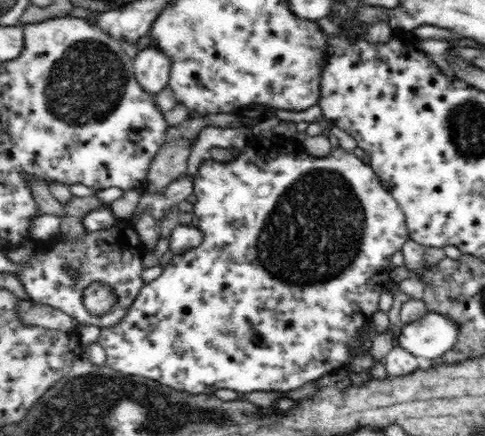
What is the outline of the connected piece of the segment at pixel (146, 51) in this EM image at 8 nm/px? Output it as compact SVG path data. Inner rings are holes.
M153 44L138 51L133 58L133 69L138 84L148 94L158 94L167 87L171 60Z

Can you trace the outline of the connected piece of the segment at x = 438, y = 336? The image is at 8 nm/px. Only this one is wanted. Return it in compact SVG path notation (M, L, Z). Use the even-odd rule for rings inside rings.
M429 311L426 316L402 327L398 346L414 356L438 360L455 345L457 338L458 327L453 320Z

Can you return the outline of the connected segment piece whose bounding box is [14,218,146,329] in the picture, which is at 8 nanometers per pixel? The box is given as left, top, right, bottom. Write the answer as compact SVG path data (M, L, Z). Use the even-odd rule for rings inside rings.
M130 218L127 221L119 221L112 229L89 233L75 241L67 239L59 232L50 240L37 244L39 247L36 254L25 263L20 263L20 272L14 275L20 279L25 291L30 295L30 302L60 309L80 326L93 324L101 329L115 325L127 315L126 311L144 286L141 279L141 272L146 268L142 267L143 246L139 243L138 234ZM66 267L77 269L78 276L69 275ZM96 282L109 286L118 299L113 309L100 318L94 318L83 302L84 288Z

